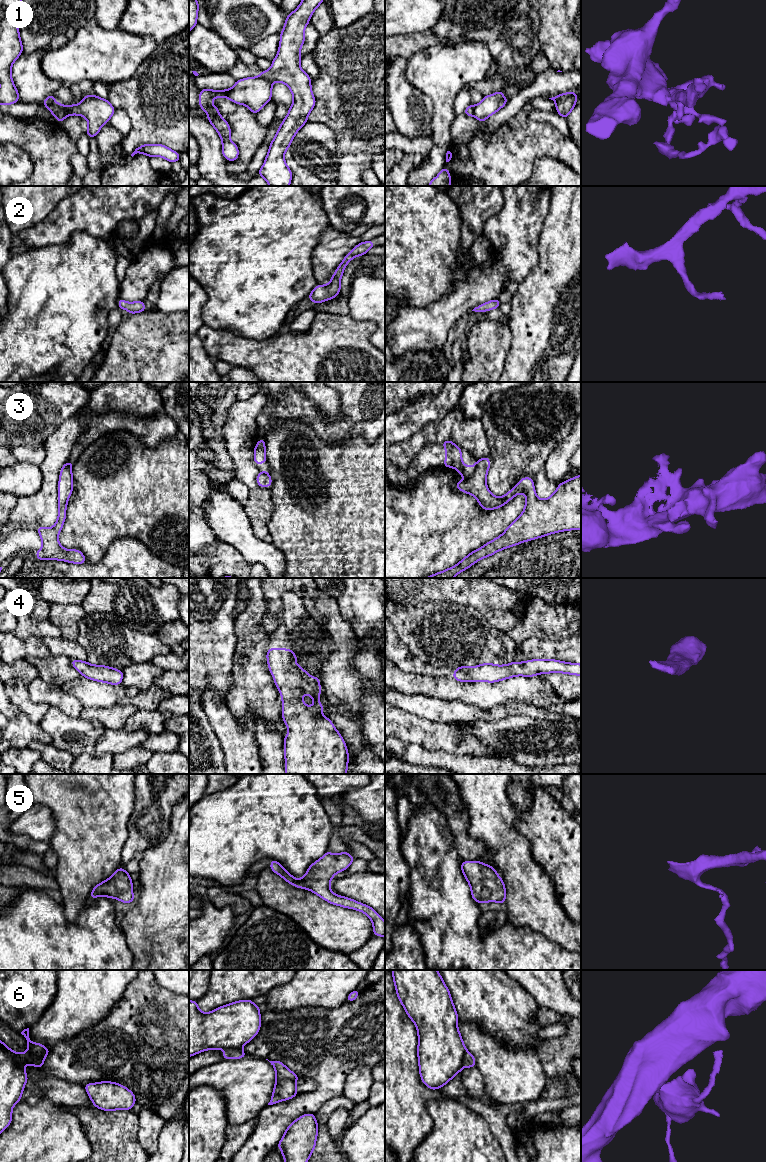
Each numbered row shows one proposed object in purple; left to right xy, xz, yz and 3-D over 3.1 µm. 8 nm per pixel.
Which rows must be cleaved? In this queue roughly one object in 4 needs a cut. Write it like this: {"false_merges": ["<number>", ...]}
{"false_merges": ["1", "3", "6"]}

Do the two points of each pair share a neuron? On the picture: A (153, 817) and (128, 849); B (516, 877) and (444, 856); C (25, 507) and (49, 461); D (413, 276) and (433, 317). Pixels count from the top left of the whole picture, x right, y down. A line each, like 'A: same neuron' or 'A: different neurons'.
A: same neuron
B: different neurons
C: same neuron
D: different neurons

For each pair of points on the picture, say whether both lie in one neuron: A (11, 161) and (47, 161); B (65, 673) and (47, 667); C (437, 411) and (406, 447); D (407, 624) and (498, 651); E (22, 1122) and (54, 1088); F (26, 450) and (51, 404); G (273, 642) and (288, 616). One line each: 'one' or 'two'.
A: two
B: one
C: two
D: one
E: two
F: two
G: one

